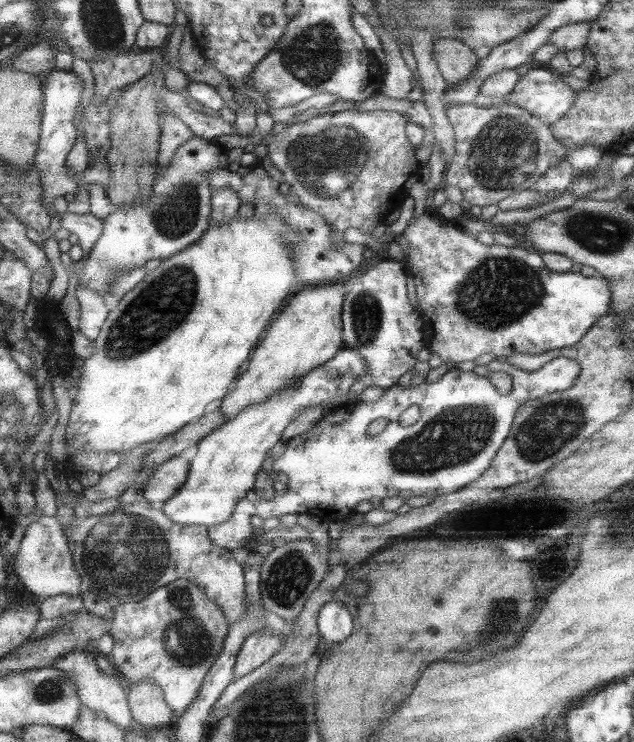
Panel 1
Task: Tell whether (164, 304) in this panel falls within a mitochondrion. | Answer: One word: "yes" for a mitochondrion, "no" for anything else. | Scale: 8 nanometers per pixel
yes

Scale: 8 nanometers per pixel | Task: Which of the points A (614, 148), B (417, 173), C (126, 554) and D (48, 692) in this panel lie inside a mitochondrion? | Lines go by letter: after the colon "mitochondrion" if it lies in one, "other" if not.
A: other
B: other
C: mitochondrion
D: mitochondrion

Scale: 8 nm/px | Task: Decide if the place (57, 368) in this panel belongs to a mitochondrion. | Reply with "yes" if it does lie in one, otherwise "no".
no

